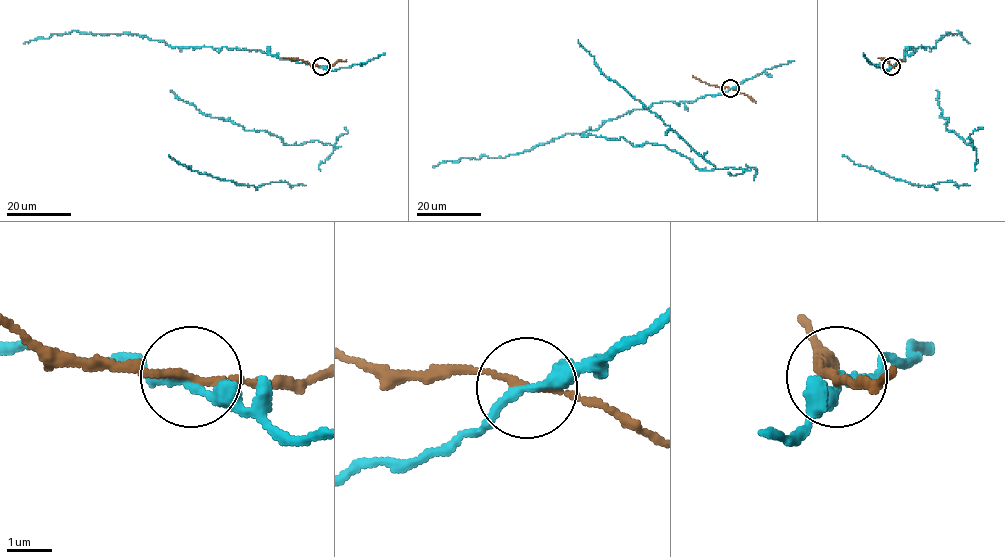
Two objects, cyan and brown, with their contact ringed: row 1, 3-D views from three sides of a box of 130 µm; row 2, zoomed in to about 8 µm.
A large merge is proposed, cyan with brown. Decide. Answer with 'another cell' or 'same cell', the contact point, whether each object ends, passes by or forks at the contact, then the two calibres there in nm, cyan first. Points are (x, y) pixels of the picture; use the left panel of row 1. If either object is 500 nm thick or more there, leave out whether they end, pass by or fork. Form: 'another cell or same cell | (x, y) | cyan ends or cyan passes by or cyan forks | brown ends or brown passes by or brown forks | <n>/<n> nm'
another cell | (321, 66) | cyan passes by | brown passes by | 240/160 nm

